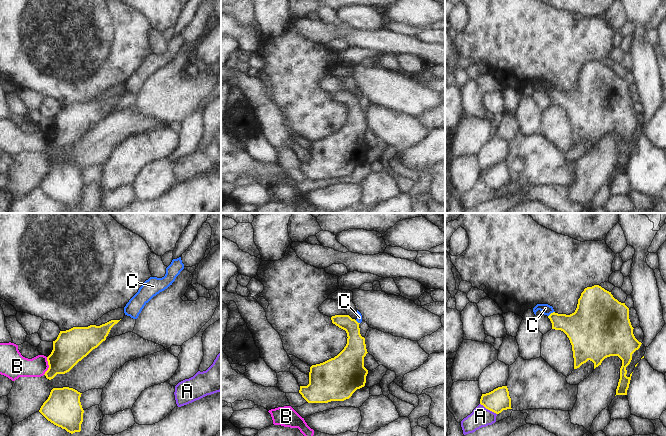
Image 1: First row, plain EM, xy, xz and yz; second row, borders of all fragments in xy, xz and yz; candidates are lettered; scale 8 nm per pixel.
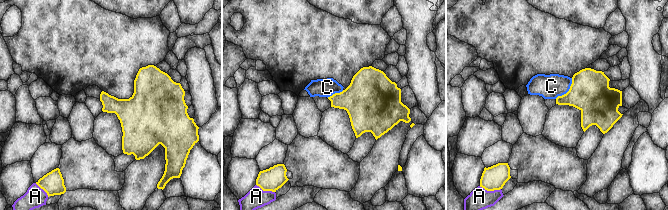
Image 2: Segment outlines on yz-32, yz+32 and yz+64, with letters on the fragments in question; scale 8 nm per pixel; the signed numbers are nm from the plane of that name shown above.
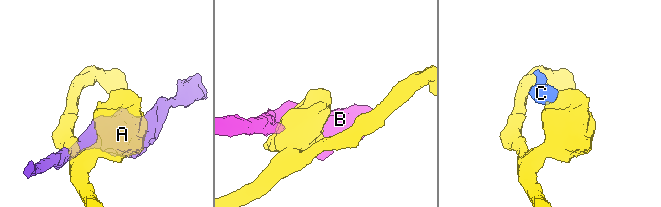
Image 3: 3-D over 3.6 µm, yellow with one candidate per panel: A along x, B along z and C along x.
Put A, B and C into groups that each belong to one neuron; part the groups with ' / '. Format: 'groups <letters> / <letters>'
groups A / B / C

